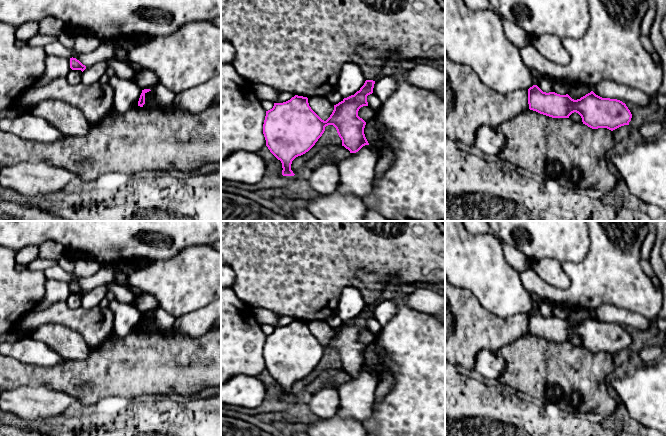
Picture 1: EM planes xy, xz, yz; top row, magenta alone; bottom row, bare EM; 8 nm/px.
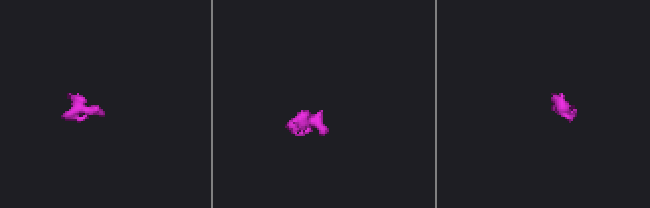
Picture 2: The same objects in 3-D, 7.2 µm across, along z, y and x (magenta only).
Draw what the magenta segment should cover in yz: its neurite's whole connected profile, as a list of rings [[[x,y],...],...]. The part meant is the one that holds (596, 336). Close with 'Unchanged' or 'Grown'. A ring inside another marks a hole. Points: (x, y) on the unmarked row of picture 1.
[[[533,309],[528,313],[528,328],[530,334],[552,342],[569,342],[572,337],[576,336],[581,340],[583,348],[592,353],[607,352],[613,355],[621,350],[629,349],[632,342],[632,338],[625,327],[617,323],[602,322],[593,315],[574,324],[568,318],[546,317],[537,309]]]. Unchanged

